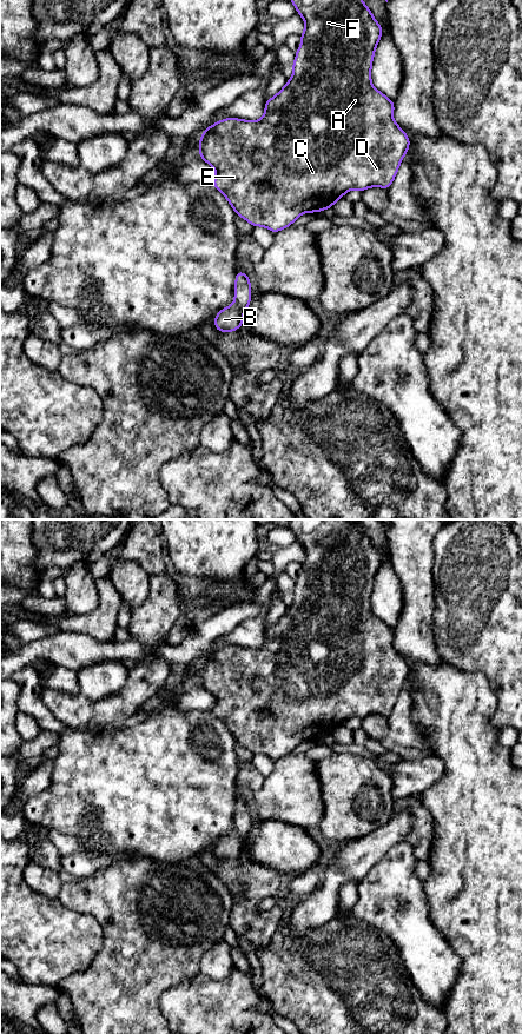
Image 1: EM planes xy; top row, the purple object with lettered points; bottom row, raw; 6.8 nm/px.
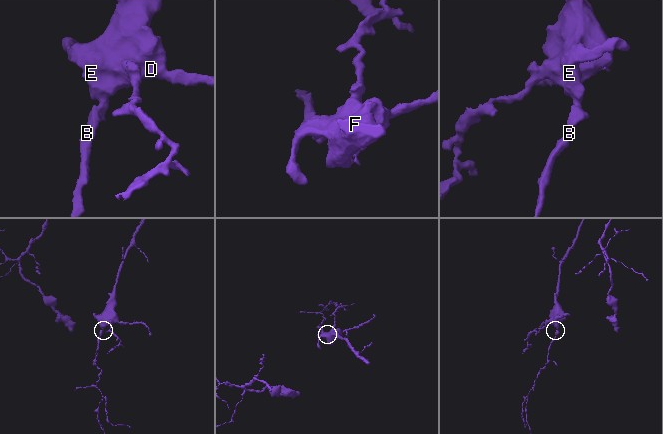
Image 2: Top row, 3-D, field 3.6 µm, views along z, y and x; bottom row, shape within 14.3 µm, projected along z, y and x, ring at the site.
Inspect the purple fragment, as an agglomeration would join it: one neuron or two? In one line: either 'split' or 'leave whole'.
leave whole

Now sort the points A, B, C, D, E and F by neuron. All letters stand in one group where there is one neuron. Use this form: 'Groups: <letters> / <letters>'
Groups: A B C D E F

